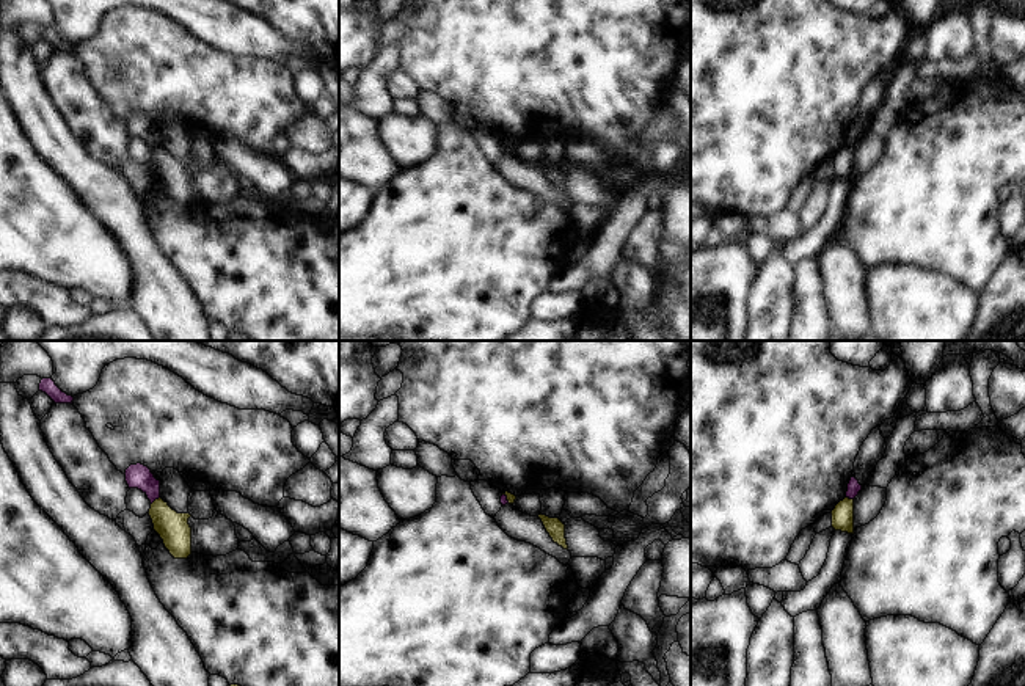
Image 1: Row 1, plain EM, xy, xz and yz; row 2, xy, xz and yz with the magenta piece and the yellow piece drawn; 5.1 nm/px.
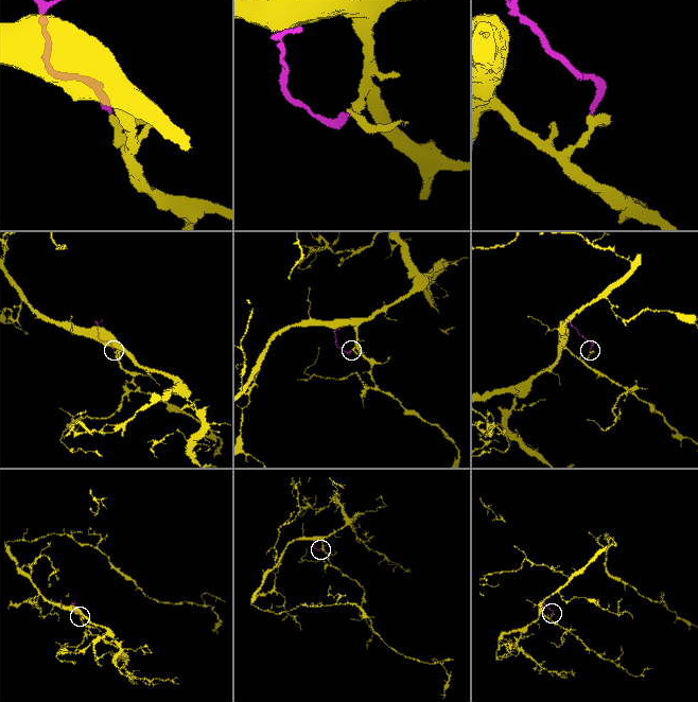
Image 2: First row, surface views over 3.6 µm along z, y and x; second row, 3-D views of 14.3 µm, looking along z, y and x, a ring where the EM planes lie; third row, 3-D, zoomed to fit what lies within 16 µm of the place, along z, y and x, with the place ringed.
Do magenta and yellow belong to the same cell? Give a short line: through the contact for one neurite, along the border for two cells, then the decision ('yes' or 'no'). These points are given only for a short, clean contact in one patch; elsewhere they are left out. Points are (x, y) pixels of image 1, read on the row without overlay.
line xy (159, 145), (151, 153); no

